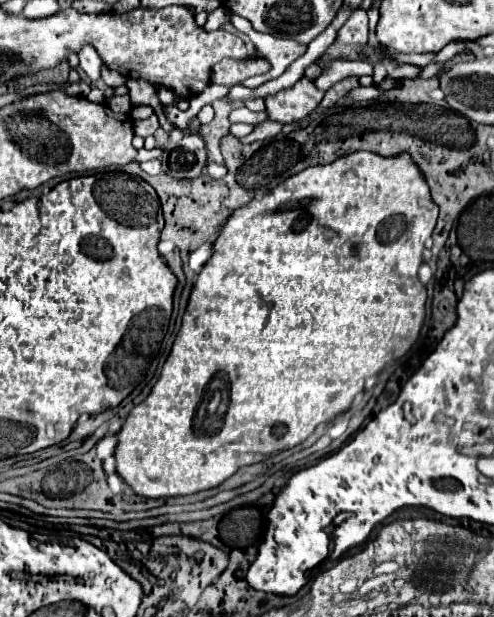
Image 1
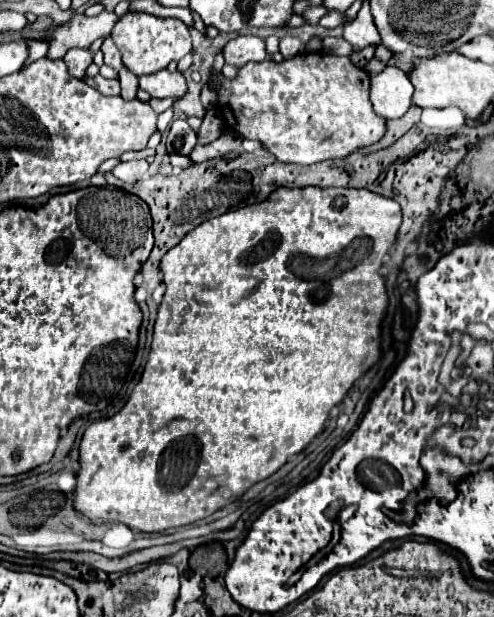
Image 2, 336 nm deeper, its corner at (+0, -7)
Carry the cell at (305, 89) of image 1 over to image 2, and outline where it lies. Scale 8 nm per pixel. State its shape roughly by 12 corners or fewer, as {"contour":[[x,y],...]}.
{"contour":[[299,54],[211,70],[217,110],[281,162],[379,142],[369,74]]}

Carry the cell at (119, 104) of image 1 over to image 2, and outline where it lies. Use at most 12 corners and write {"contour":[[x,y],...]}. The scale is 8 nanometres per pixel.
{"contour":[[103,76],[87,78],[89,86],[105,96],[121,92],[119,80],[107,80]]}

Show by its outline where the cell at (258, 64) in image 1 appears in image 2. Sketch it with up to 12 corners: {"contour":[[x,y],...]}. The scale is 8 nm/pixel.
{"contour":[[241,34],[227,42],[223,56],[237,68],[267,58],[259,36]]}

